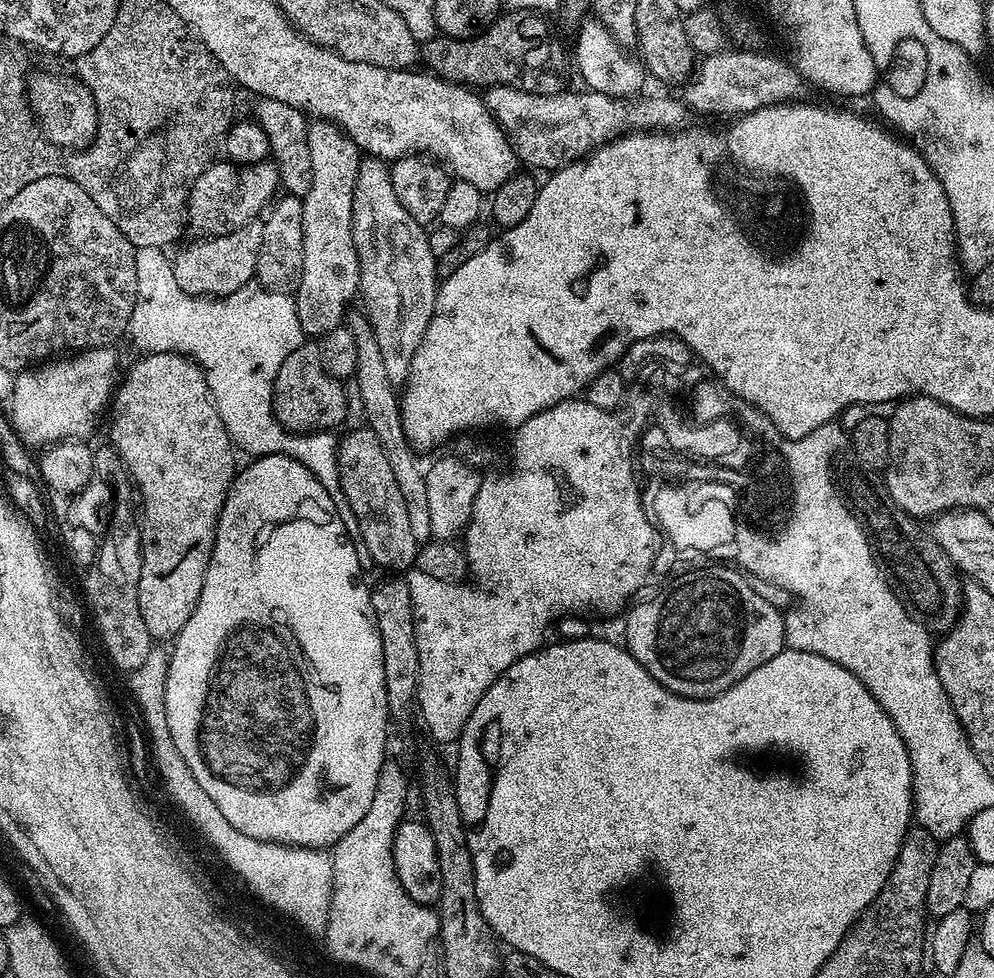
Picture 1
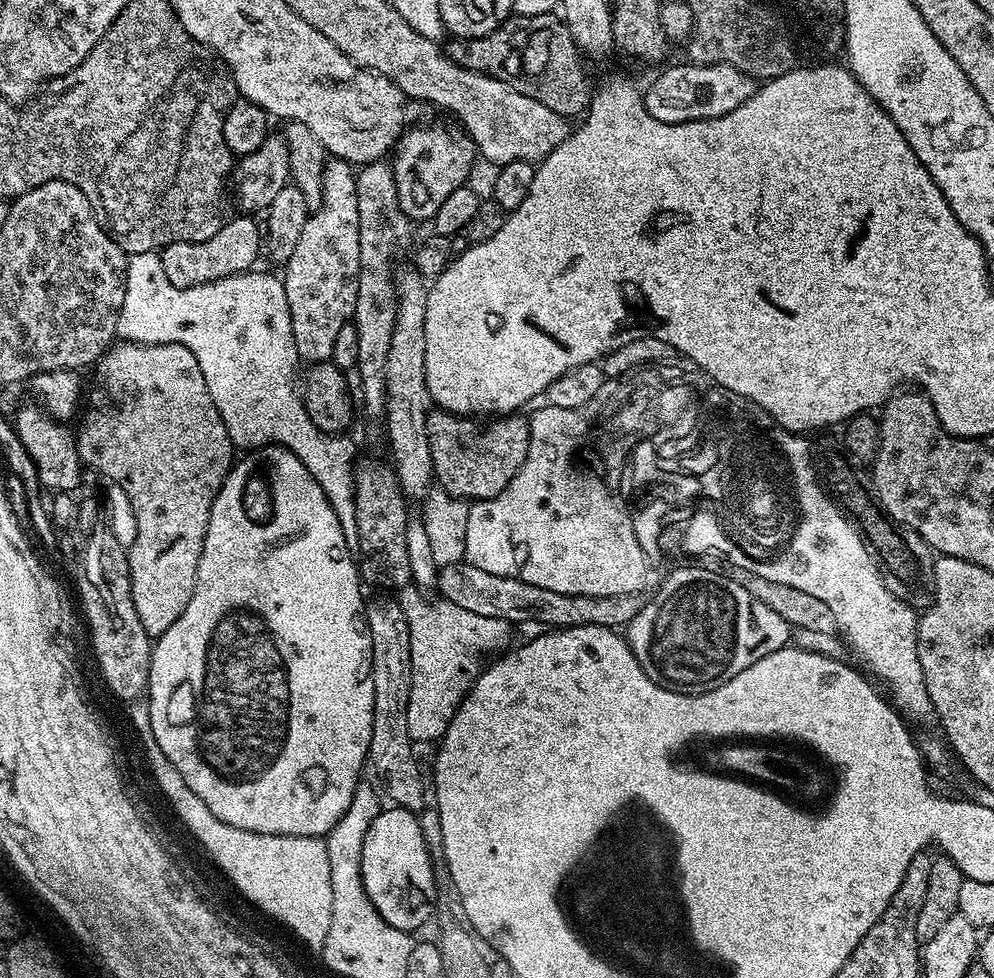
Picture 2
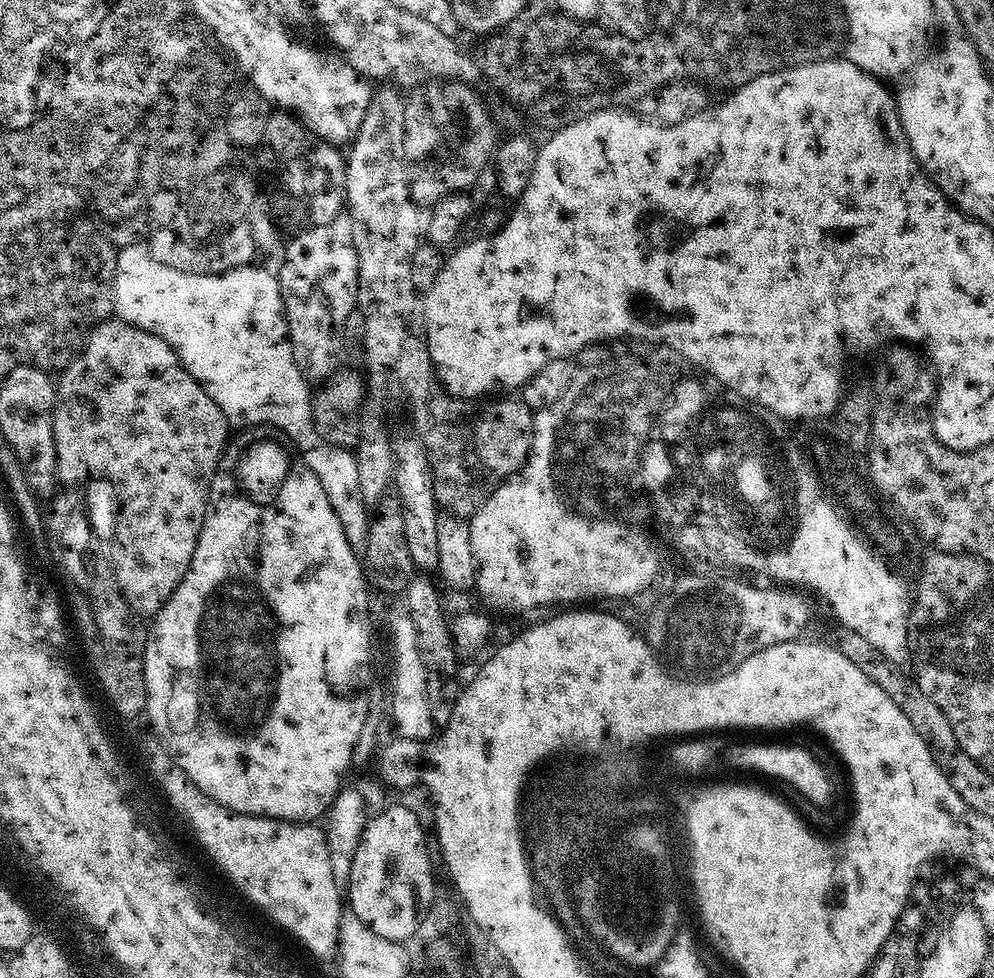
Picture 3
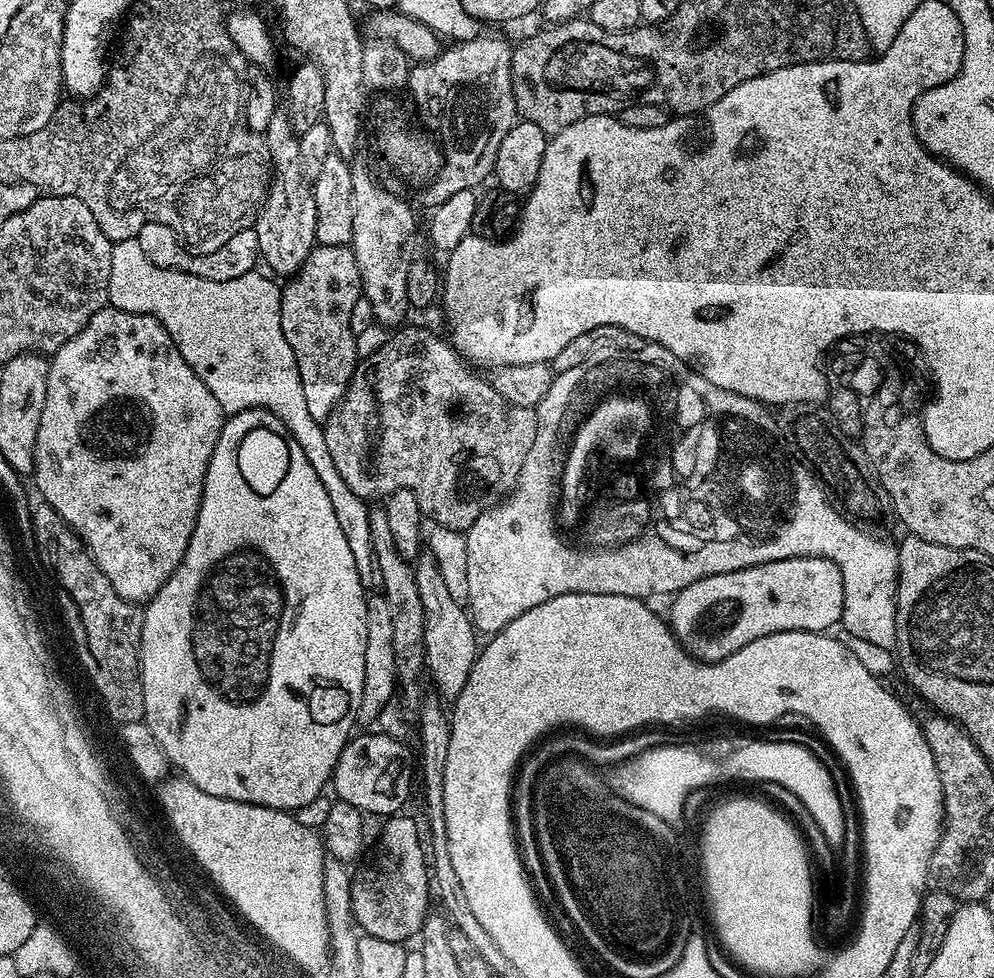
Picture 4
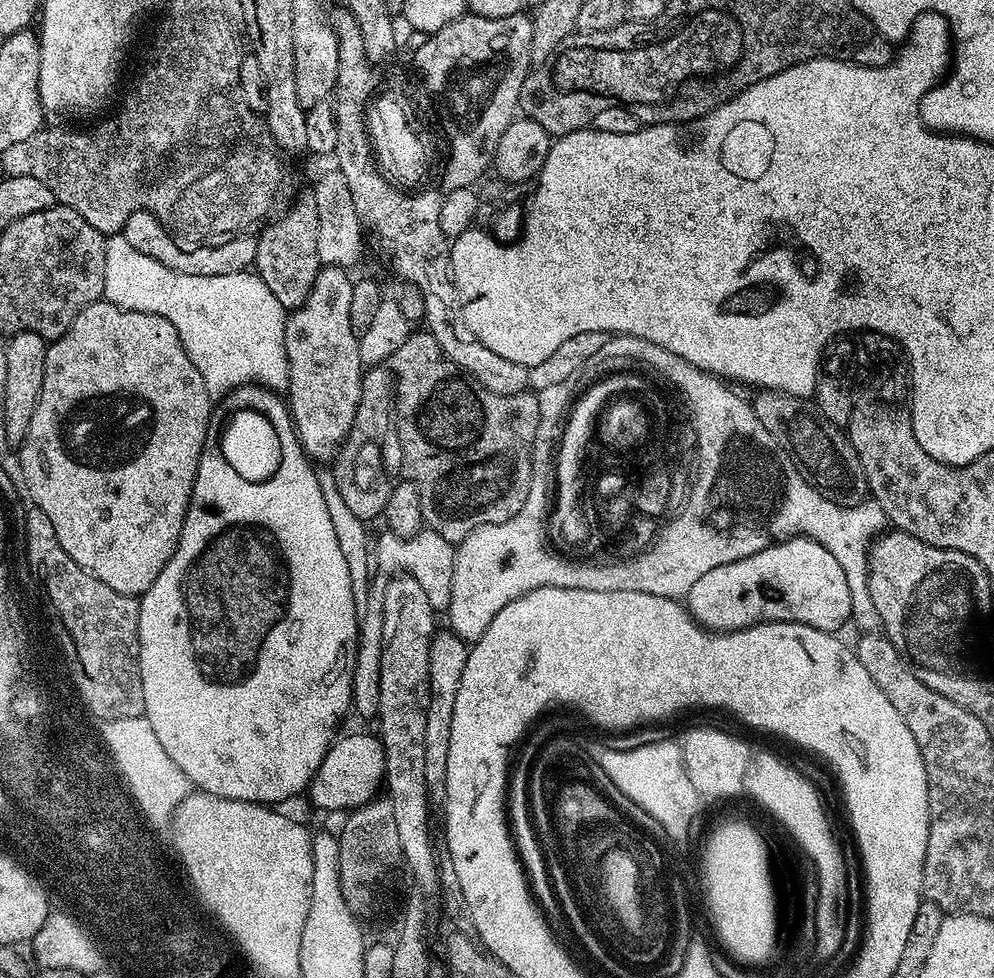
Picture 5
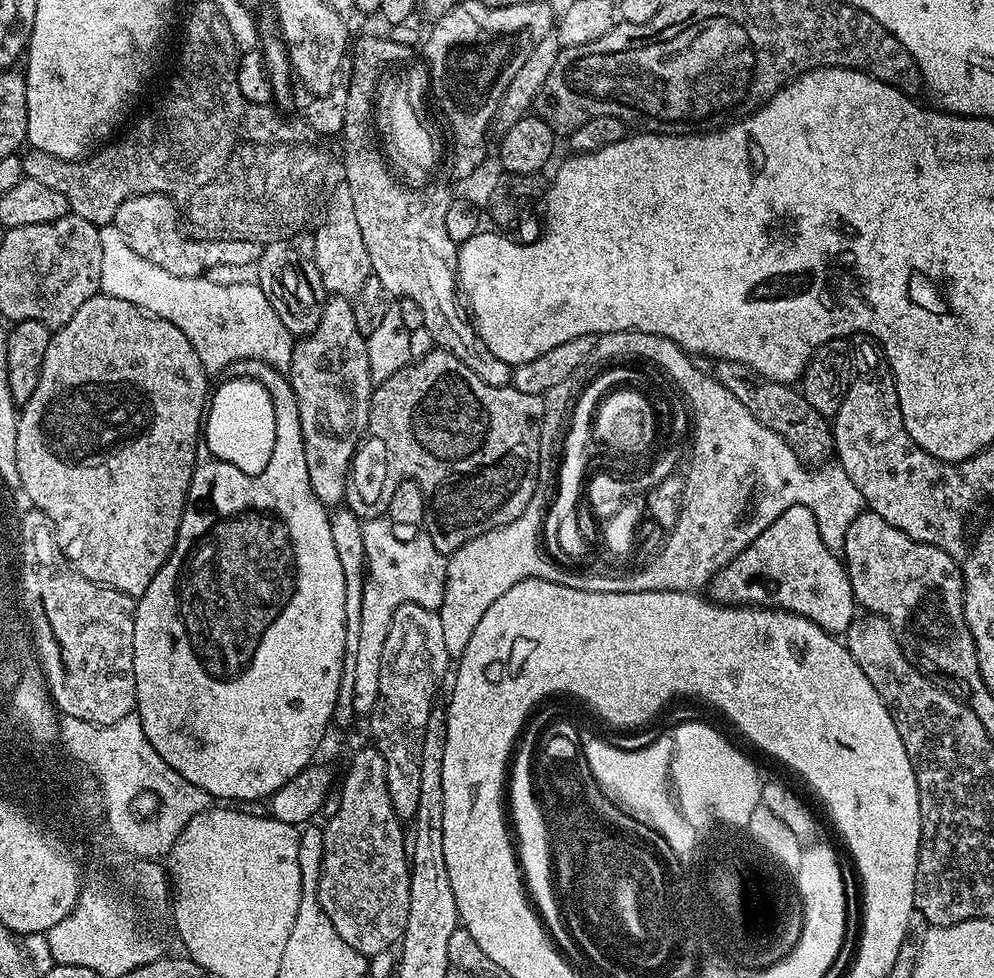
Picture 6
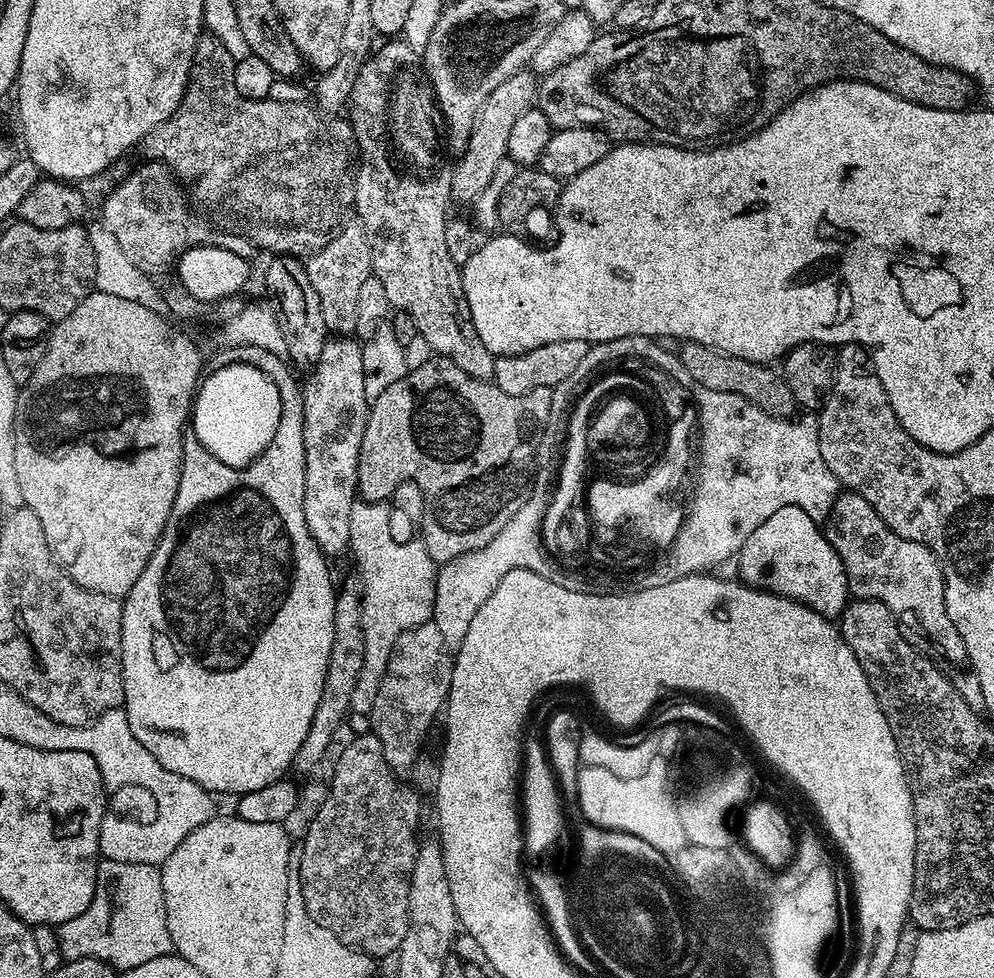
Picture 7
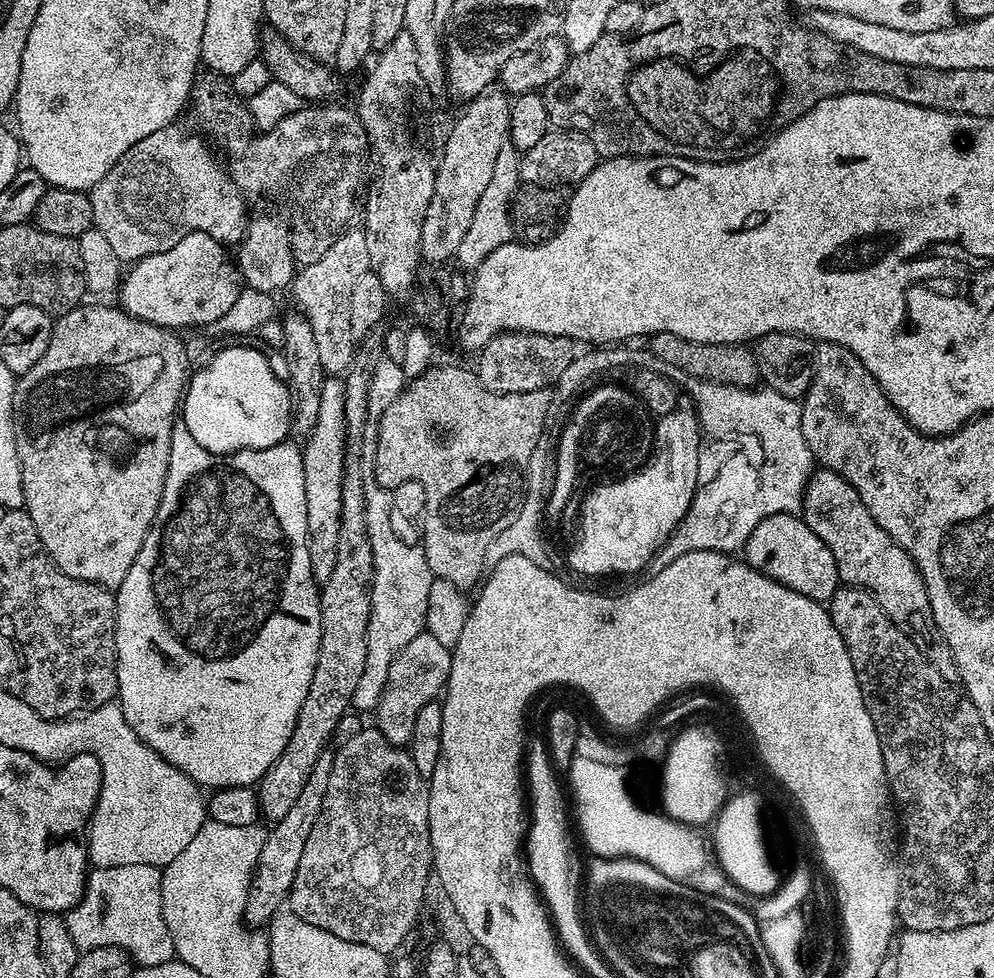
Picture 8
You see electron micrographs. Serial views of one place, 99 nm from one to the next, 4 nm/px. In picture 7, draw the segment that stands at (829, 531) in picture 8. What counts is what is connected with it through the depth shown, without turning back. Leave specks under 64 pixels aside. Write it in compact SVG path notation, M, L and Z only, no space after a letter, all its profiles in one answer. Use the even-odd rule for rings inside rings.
M851 490L841 491L832 504L826 523L823 525L824 536L840 555L842 566L846 570L848 590L853 597L862 600L877 600L891 609L901 629L905 633L921 632L946 659L952 664L964 664L968 659L966 646L962 642L962 634L950 622L950 614L946 614L946 598L944 597L944 572L931 548L922 546L922 542L914 542L910 538L902 538L882 522L882 518L858 493Z

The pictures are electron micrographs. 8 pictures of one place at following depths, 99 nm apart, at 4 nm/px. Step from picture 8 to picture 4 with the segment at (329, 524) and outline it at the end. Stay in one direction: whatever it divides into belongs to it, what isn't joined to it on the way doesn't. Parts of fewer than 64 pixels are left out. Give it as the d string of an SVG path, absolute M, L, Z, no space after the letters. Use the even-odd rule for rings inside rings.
M317 244L300 271L285 284L280 294L282 334L294 350L310 418L324 422L348 395L352 376L358 371L356 336L350 330L350 310L362 298L358 262L347 244Z

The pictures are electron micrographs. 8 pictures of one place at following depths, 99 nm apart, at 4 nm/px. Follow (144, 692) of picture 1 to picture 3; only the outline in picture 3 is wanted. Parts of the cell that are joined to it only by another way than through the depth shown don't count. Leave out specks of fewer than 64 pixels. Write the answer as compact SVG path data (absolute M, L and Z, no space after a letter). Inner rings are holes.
M168 750L164 752L156 752L156 760L154 760L154 774L156 778L162 782L164 788L168 788L168 794L172 798L172 802L176 804L176 808L180 808L181 812L184 812L185 816L191 820L192 824L195 824L196 832L200 833L200 838L204 841L204 844L208 845L208 849L211 849L212 855L216 856L220 864L224 865L224 868L228 869L228 872L232 873L236 881L239 881L243 888L247 889L249 896L256 901L259 901L263 908L267 908L268 912L272 913L275 917L278 926L289 932L292 936L297 936L314 955L320 960L328 960L337 955L340 946L340 918L342 915L342 909L340 909L340 894L342 898L342 888L336 884L338 883L338 877L334 874L334 866L330 866L330 850L328 849L328 843L324 837L323 827L316 822L297 822L294 820L275 820L269 816L247 816L241 812L232 812L229 808L223 808L218 802L214 802L206 795L198 786L194 786L190 782L189 776L185 773L173 757L169 754Z

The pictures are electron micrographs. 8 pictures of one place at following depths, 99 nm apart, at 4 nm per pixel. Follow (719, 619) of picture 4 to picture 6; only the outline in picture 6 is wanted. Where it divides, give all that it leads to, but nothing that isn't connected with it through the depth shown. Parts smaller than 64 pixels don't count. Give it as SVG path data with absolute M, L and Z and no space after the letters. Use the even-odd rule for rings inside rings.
M796 504L793 508L786 508L781 512L780 517L774 522L770 522L770 526L766 526L766 530L762 530L762 534L758 534L754 538L754 542L750 542L750 546L746 546L746 550L742 550L742 554L738 554L738 558L734 558L725 566L725 568L716 573L710 581L711 599L718 604L730 604L733 606L755 606L758 608L778 608L781 612L793 612L799 616L804 616L810 622L814 622L823 632L831 632L833 634L847 633L850 622L858 614L858 605L854 598L854 590L850 586L850 578L848 570L844 567L841 557L837 553L832 552L826 546L826 542L822 542L822 534L818 530L818 522L814 518L814 514L806 506Z

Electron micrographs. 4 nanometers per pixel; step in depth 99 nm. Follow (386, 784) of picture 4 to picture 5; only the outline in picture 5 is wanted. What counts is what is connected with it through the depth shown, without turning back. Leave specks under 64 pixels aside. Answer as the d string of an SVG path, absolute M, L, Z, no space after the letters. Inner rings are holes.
M352 734L333 741L326 758L317 765L315 776L308 787L311 802L322 812L351 811L377 797L385 774L385 752L379 737Z

